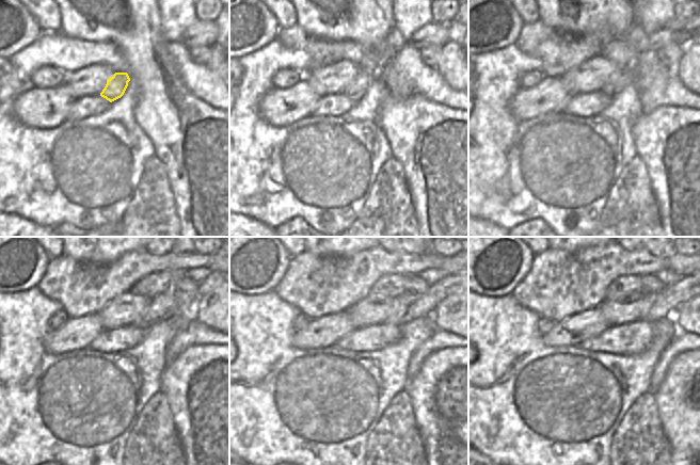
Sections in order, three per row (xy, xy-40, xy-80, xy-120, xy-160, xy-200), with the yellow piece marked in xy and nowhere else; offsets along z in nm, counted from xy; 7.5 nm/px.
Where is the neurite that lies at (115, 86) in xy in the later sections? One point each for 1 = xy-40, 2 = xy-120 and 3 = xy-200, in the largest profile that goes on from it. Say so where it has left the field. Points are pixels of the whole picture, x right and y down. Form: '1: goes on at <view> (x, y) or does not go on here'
1: goes on at xy-40 (360, 84)
2: goes on at xy-120 (164, 306)
3: goes on at xy-200 (667, 301)

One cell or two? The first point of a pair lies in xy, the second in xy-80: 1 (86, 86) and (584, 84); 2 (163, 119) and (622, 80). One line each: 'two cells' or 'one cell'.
1: one cell
2: two cells

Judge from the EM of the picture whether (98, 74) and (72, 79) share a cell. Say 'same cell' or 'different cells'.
same cell

